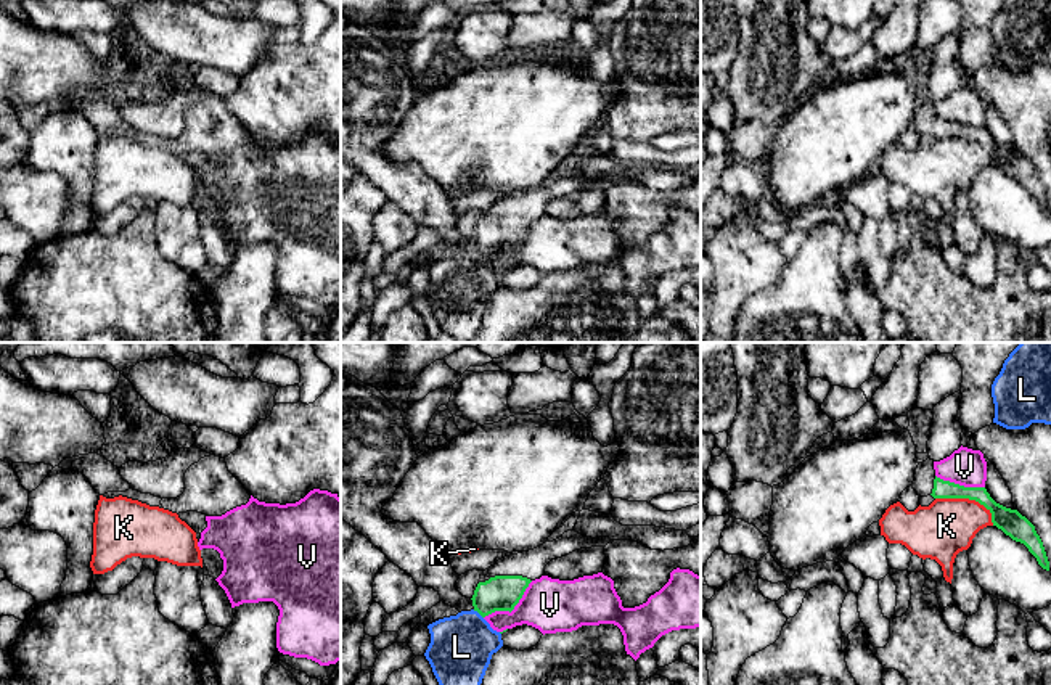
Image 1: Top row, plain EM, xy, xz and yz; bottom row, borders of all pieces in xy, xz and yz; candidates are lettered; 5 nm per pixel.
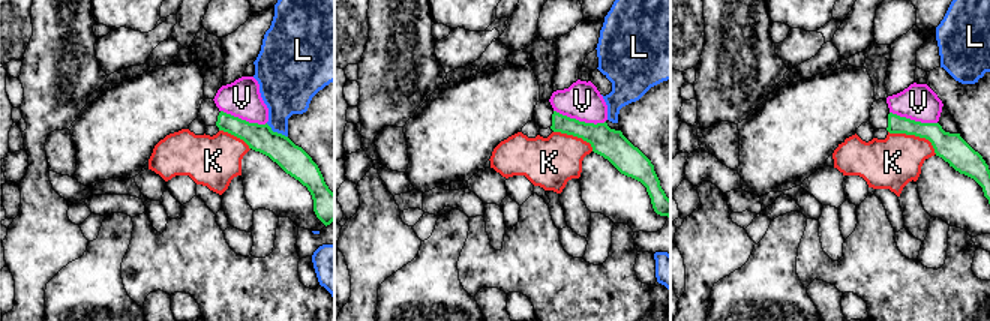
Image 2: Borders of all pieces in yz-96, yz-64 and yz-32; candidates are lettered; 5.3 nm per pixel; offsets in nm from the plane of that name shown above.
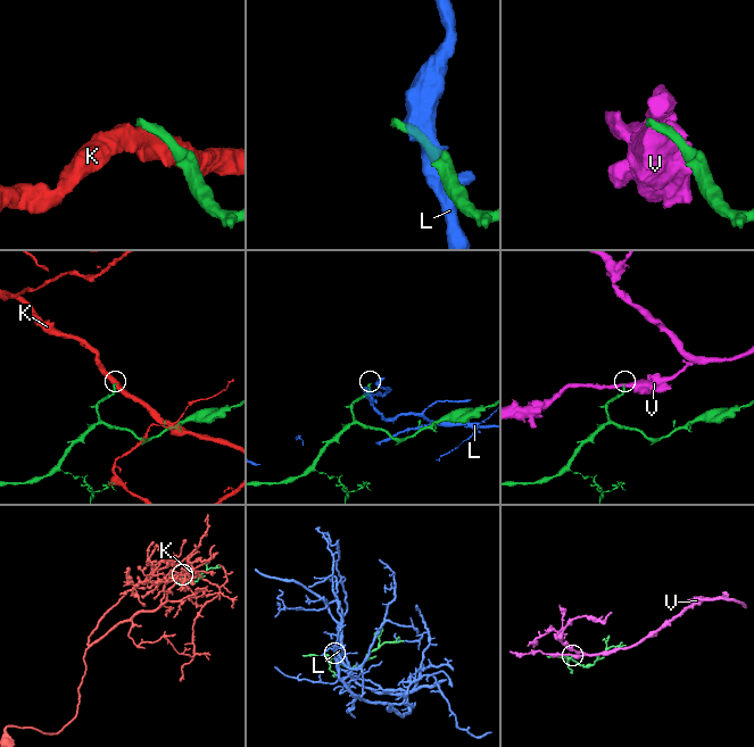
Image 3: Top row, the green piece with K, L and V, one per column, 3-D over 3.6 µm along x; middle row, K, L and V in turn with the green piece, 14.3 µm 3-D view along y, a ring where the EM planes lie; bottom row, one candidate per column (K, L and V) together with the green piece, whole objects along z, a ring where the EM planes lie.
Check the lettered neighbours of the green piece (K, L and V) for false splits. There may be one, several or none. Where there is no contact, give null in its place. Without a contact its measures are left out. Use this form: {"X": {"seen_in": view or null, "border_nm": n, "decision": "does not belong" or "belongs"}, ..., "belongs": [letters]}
{"K": {"seen_in": "yz", "border_nm": 320, "decision": "does not belong"}, "L": {"seen_in": "xz", "border_nm": 70, "decision": "does not belong"}, "V": {"seen_in": "xz", "border_nm": 320, "decision": "does not belong"}, "belongs": []}

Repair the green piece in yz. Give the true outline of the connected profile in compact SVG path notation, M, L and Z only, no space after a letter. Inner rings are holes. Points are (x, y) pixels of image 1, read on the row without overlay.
M927 98L914 111L913 129L919 137L969 138L984 145L992 153L992 162L1012 180L1024 183L1038 204L1049 211L1049 201L1035 166L1017 150L996 143L985 127L964 127L935 116L934 100Z

